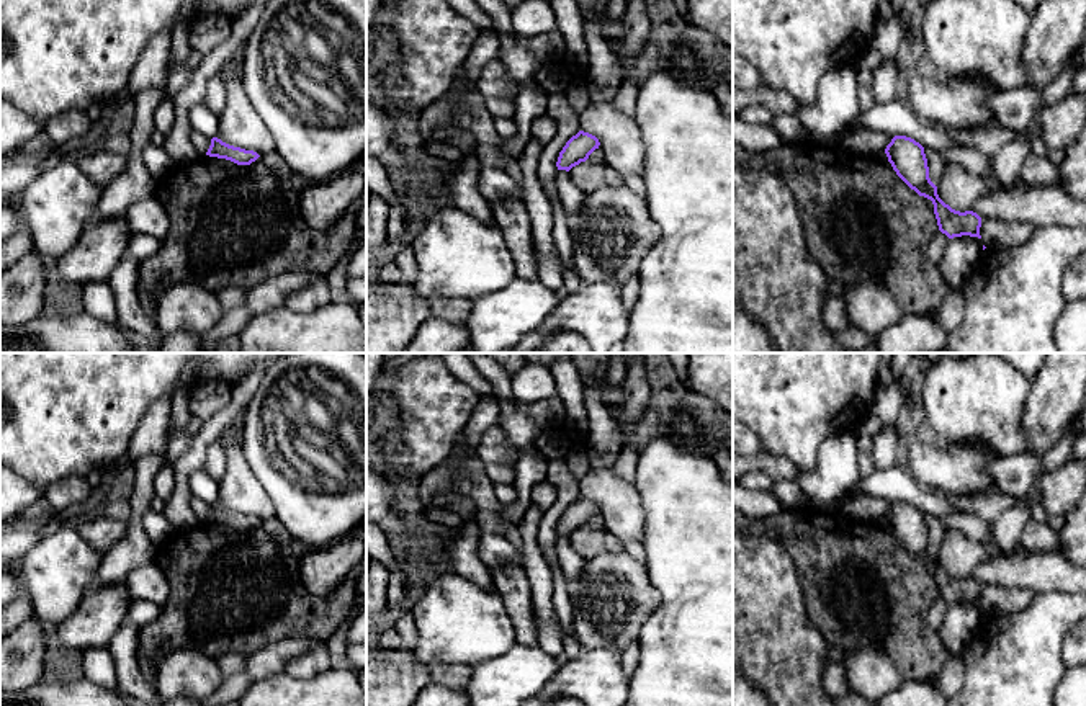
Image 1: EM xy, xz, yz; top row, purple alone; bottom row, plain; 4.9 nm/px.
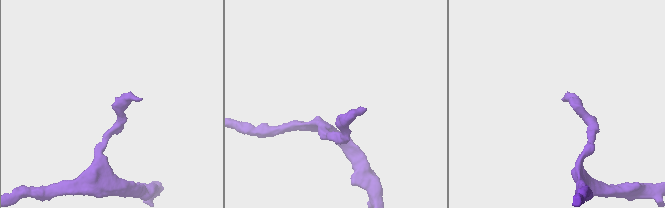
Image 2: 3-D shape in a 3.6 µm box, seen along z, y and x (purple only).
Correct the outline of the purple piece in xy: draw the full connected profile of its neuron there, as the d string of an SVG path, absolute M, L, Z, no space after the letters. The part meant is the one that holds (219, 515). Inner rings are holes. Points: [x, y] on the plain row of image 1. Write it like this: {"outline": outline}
{"outline": "M218 503L211 505L211 512L209 512L206 521L226 525L226 526L231 526L237 531L250 531L252 528L255 528L260 523L254 516L245 516L240 513L229 512Z"}

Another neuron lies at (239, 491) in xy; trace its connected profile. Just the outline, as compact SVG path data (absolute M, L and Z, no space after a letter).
M242 412L218 438L227 458L227 469L218 484L216 503L229 512L268 521L275 518L275 508L244 456L244 445L239 440L240 420Z

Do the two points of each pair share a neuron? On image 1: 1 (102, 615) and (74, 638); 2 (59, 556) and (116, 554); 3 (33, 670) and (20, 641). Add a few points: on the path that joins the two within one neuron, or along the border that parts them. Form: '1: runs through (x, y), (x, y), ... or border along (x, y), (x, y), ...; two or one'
1: runs through (95, 620), (80, 631); one
2: border along (103, 554), (92, 585); two
3: runs through (26, 664), (23, 647); one

